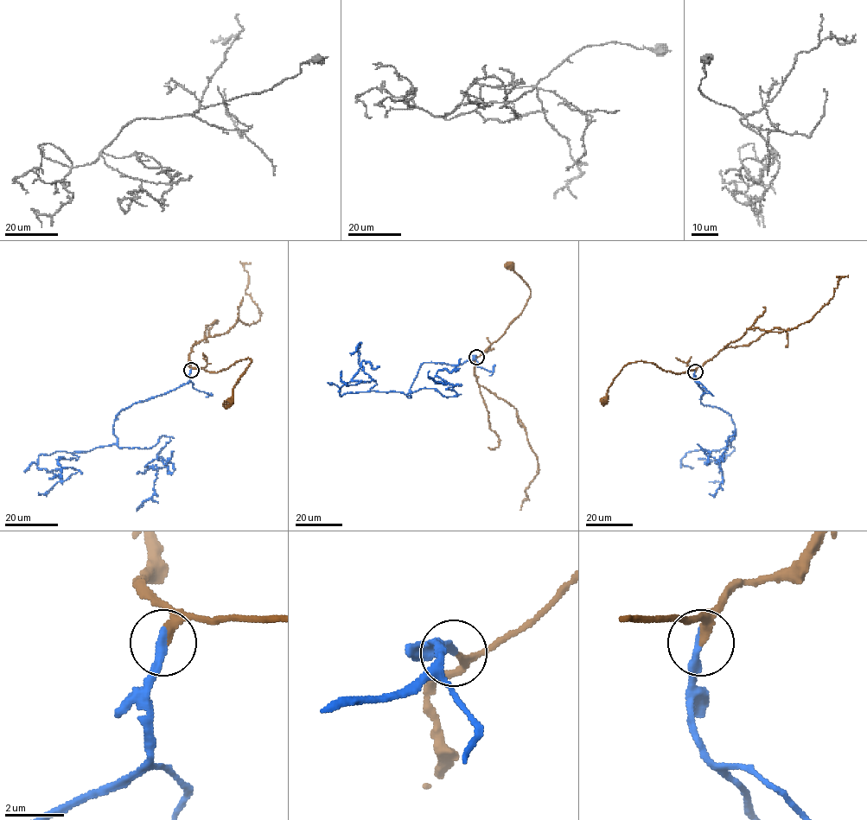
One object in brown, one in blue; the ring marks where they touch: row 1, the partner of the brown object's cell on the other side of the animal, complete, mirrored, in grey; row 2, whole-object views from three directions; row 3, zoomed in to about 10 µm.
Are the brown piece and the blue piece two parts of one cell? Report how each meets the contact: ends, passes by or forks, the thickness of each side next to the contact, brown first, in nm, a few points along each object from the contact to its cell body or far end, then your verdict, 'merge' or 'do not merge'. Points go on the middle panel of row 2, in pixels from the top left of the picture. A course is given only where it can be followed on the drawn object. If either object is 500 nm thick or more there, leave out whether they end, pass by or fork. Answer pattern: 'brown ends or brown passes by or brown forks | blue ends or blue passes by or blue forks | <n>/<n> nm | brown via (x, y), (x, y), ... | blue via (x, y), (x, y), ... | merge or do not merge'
brown passes by | blue ends | 180/280 nm | brown via (476, 357), (504, 333), (522, 312), (531, 293), (530, 288), (510, 265) | blue via (475, 357), (459, 365), (423, 363), (408, 397), (421, 389), (456, 396), (436, 375), (461, 359) | merge

